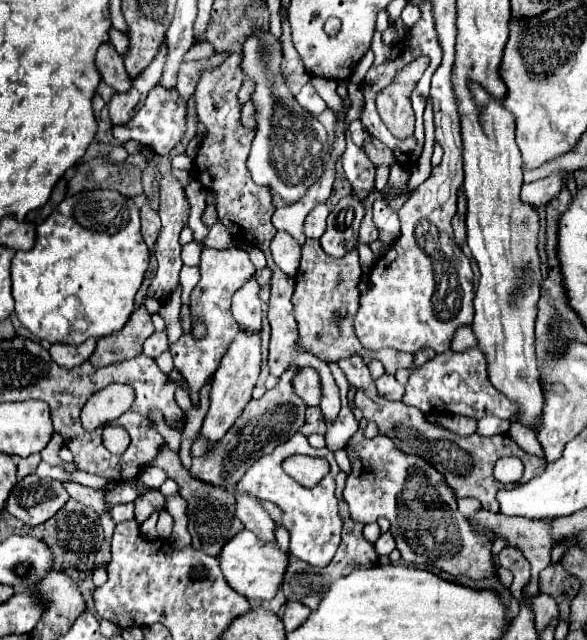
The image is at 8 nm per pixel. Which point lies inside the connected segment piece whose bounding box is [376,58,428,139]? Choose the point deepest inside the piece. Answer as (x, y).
(394, 105)

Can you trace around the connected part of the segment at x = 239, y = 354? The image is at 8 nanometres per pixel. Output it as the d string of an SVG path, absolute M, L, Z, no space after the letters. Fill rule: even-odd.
M240 330L232 342L232 346L228 348L228 352L224 354L224 358L220 360L220 366L214 374L212 380L212 390L210 390L210 410L204 418L204 426L202 426L202 434L210 440L210 442L218 442L230 428L232 422L236 422L236 418L240 416L240 410L244 410L244 406L250 402L250 394L256 386L256 380L260 376L260 366L262 366L262 348L260 348L260 332L250 332L250 330Z

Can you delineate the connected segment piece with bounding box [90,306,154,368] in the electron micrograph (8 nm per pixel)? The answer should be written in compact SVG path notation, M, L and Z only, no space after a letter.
M140 306L132 314L132 318L126 322L124 330L98 340L98 346L90 356L90 364L100 368L100 366L108 366L108 364L138 356L142 352L144 340L152 332L154 332L154 324L150 320L150 314L146 306Z

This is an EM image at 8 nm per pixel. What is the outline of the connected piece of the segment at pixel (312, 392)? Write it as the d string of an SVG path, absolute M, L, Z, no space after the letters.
M302 368L300 372L296 372L296 378L292 378L292 390L296 390L298 398L302 398L306 406L318 406L320 404L318 372L314 368Z

